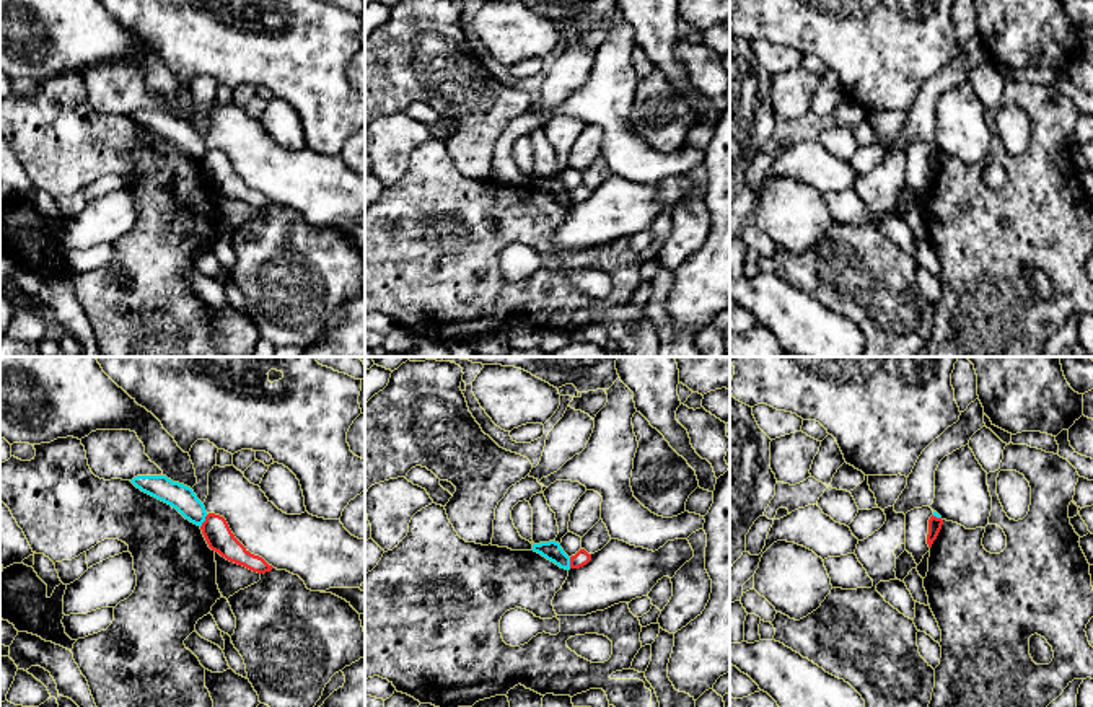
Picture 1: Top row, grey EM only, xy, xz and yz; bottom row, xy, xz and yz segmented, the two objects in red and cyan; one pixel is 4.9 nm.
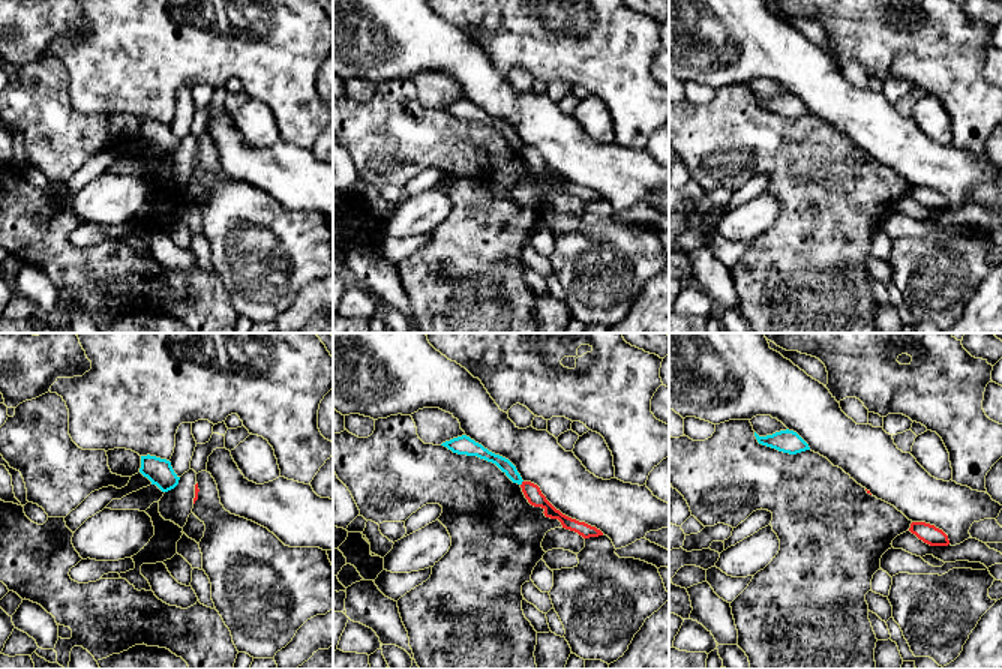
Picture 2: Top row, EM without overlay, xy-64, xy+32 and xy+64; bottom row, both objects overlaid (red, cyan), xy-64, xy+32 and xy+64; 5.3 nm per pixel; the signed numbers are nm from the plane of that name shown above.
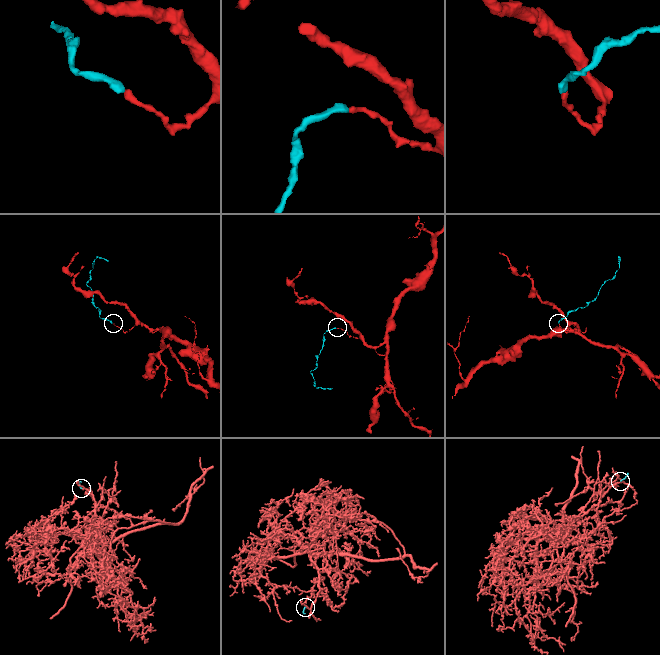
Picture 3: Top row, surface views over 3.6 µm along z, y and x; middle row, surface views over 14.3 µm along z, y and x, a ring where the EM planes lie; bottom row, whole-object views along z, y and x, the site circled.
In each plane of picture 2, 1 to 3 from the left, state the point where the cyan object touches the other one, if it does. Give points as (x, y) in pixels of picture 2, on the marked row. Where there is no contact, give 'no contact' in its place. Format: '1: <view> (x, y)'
1: no contact
2: xy+32 (522, 483)
3: no contact

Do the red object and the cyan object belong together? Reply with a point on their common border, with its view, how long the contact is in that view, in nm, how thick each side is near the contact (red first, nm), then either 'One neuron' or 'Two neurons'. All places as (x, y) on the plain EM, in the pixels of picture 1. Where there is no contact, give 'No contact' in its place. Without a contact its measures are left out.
Touches red at xy (204, 157). Shared border 70 nm. Thickness 140 nm (red) against 130 nm. Two neurons

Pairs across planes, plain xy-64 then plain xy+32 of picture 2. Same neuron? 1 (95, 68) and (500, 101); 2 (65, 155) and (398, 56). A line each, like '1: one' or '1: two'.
1: two
2: two

